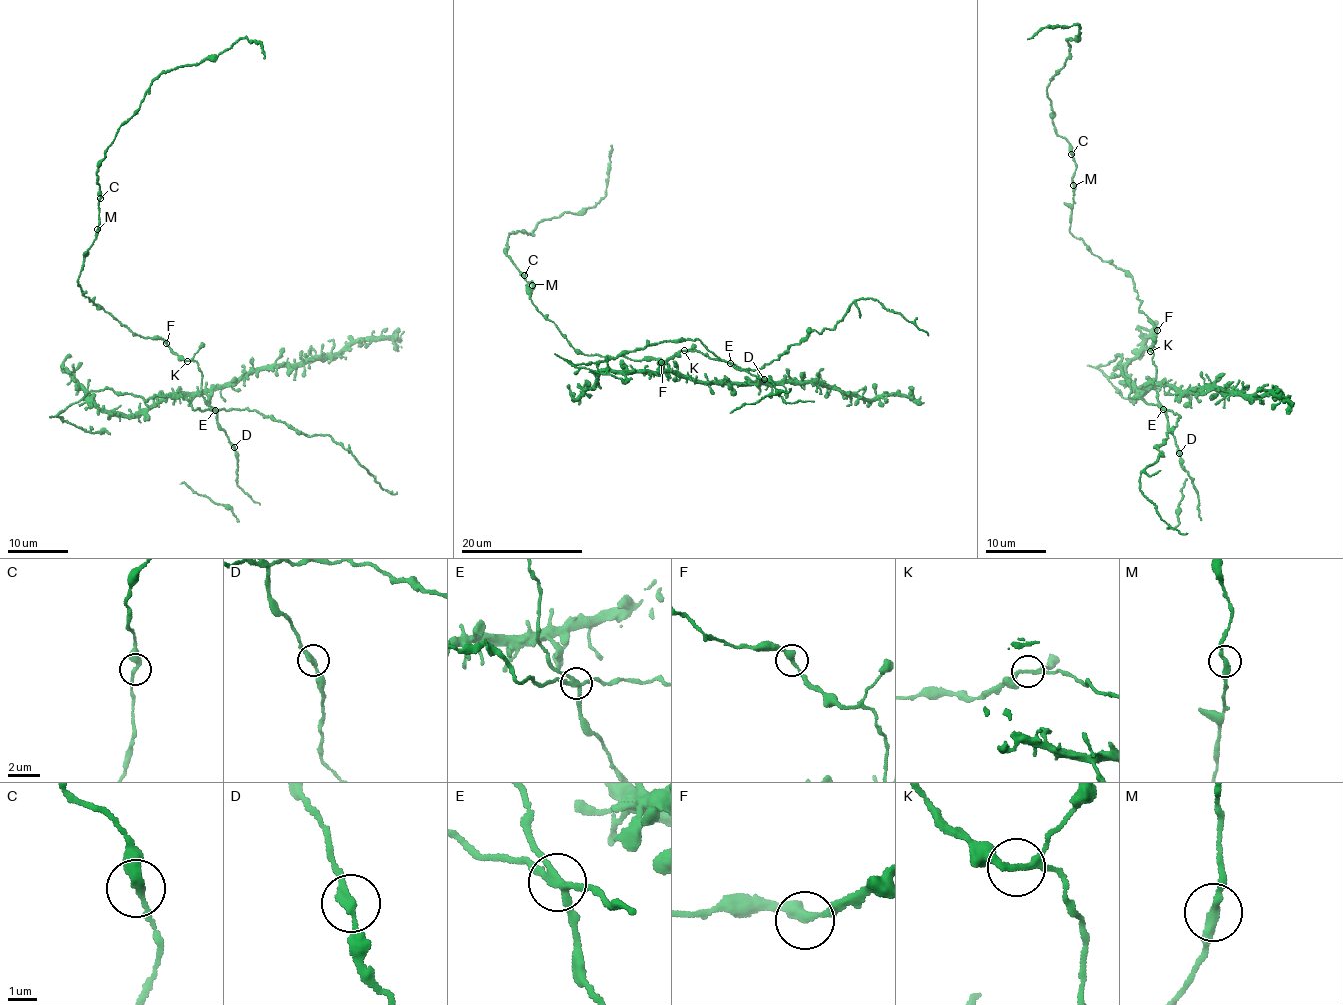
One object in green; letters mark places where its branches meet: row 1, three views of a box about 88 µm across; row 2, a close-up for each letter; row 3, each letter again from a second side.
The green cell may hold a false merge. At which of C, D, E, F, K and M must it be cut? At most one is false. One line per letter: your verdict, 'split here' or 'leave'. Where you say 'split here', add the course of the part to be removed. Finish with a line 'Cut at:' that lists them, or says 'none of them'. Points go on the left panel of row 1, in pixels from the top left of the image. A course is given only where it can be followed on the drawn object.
C: leave
D: leave
E: split here | (215, 410), (194, 409), (182, 396), (145, 400), (112, 389), (88, 391), (58, 414), (84, 430), (110, 434)
F: leave
K: leave
M: leave
Cut at: E

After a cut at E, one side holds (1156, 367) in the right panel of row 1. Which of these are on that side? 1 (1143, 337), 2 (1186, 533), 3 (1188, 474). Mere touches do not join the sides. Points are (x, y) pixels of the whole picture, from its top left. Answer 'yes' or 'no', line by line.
1: yes
2: no
3: yes

